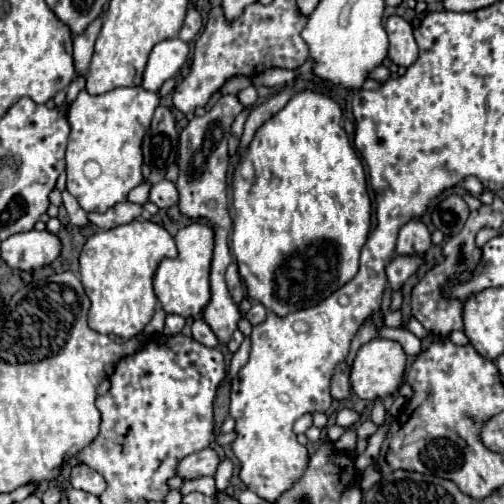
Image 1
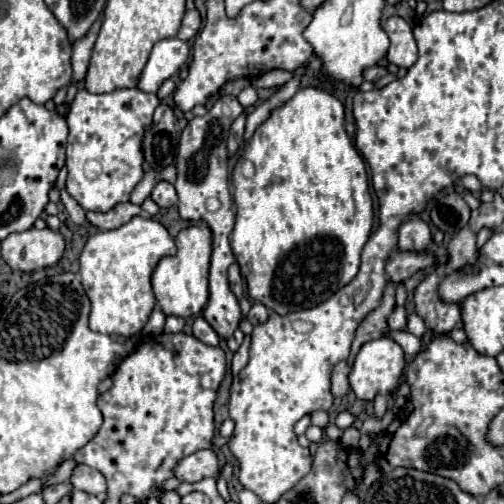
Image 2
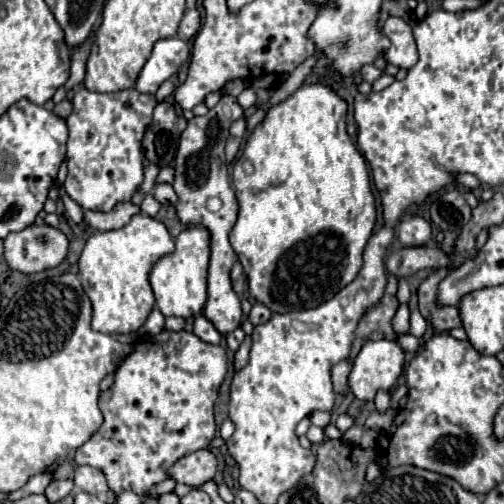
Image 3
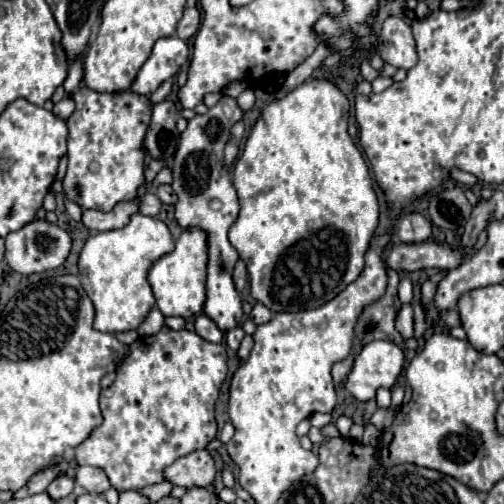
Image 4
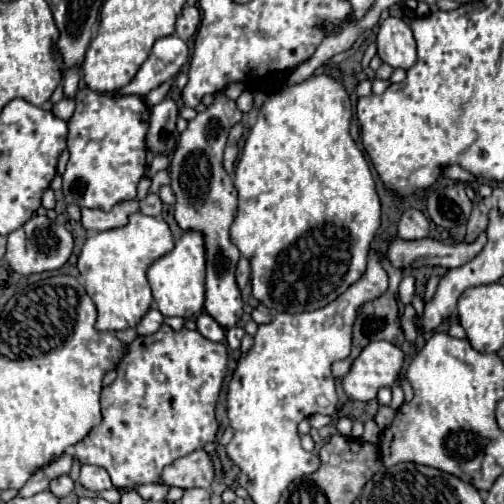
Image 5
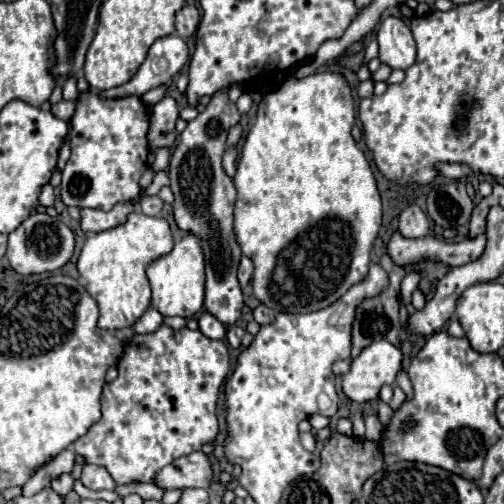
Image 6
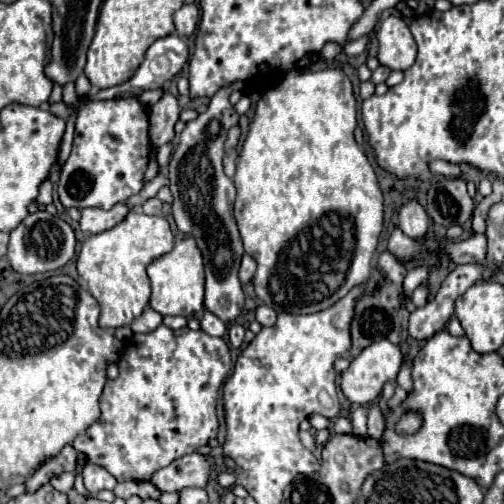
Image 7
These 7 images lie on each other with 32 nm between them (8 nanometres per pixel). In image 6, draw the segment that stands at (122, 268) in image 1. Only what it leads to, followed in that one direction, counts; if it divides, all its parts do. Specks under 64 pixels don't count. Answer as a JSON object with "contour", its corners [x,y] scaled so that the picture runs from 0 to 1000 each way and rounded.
{"contour":[[[282,421],[254,425],[254,437],[210,460],[179,464],[155,508],[157,558],[194,599],[194,647],[210,655],[262,647],[298,607],[298,563],[290,528],[341,496],[341,460],[325,433]]]}

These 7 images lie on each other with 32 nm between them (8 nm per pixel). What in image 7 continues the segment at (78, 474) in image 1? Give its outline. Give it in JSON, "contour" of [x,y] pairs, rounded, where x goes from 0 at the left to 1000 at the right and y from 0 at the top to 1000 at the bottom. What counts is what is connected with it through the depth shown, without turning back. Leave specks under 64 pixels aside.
{"contour":[[[171,921],[163,944],[167,944],[167,964],[179,980],[194,980],[198,972],[222,972],[234,960],[230,948],[194,921]]]}

